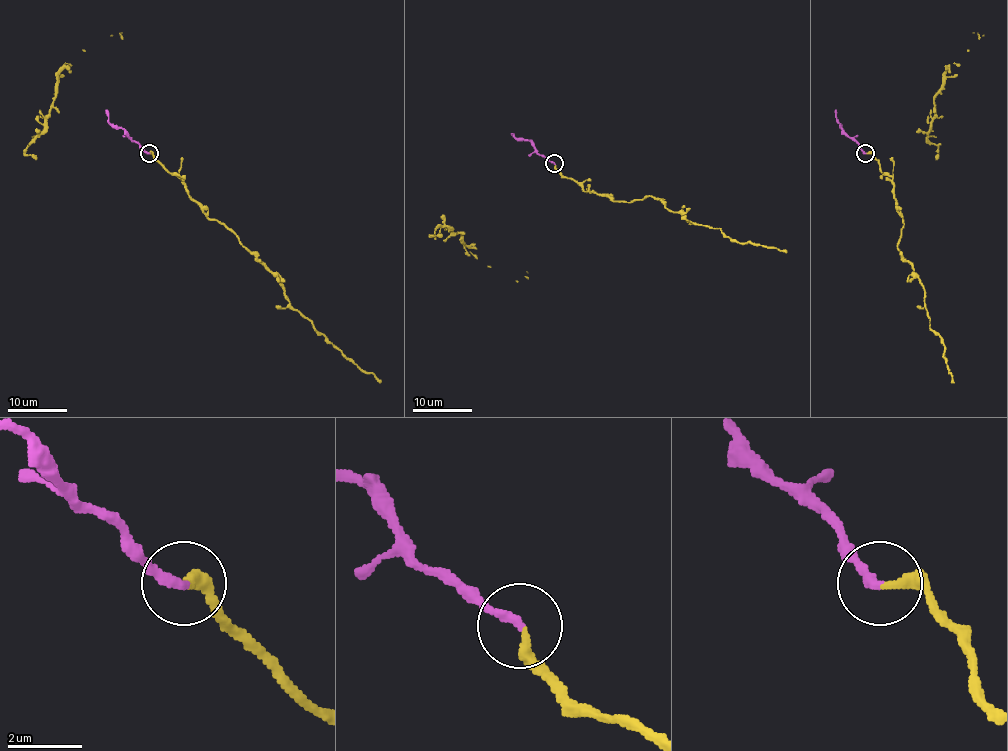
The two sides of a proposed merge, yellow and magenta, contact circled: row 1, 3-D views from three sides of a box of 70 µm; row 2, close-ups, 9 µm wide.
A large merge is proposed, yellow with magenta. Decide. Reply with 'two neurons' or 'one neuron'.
two neurons

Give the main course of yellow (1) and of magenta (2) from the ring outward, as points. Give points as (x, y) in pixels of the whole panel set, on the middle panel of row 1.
1: (555, 163), (585, 191), (628, 202), (653, 196), (690, 222), (718, 228), (741, 243), (785, 249)
2: (554, 163), (540, 156), (529, 141), (518, 141), (511, 133)

